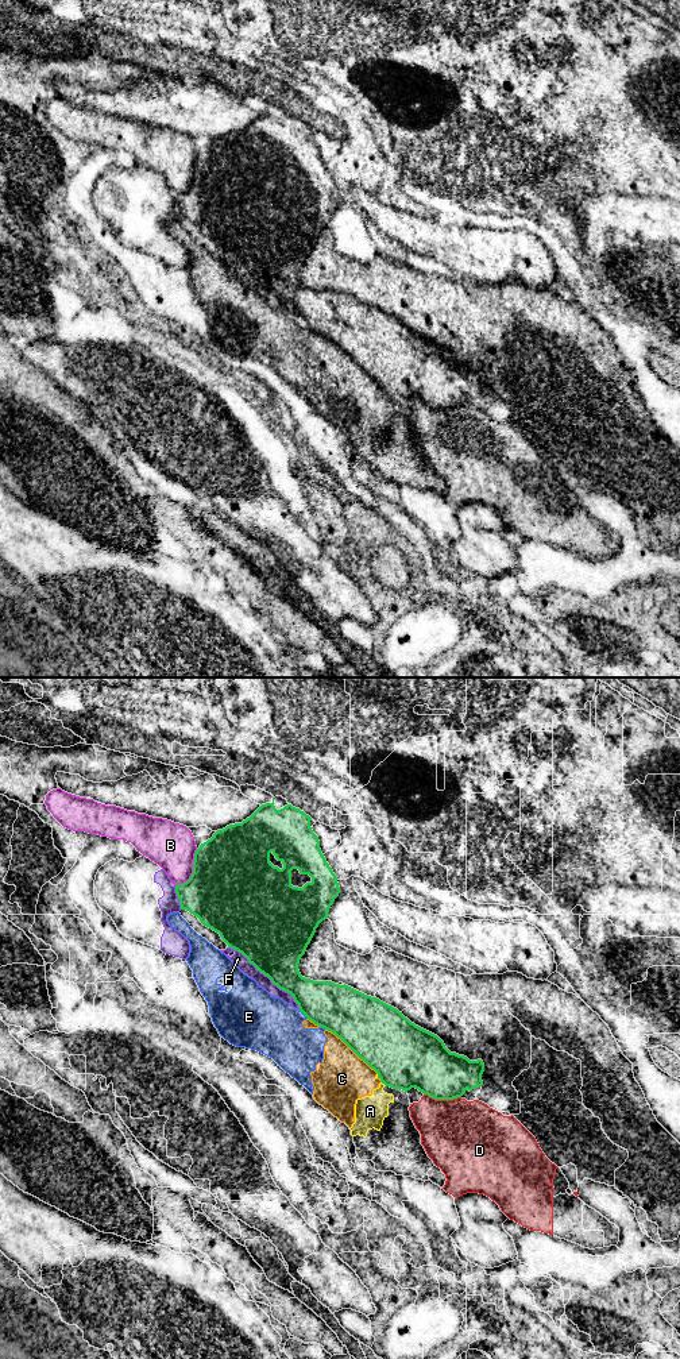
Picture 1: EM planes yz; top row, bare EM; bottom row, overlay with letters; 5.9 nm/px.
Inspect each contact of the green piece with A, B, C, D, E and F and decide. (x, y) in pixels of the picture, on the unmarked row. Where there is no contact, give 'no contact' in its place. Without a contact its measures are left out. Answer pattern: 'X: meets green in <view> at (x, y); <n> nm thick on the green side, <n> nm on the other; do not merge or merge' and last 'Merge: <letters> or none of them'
A: meets green in yz at (383, 392); 380 nm thick on the green side, 190 nm on the other; do not merge
B: meets green in yz at (193, 180); 500 nm thick on the green side, 280 nm on the other; do not merge
C: meets green in yz at (352, 359); 360 nm thick on the green side, 300 nm on the other; do not merge
D: meets green in yz at (443, 408); 320 nm thick on the green side, 440 nm on the other; do not merge
E: meets green in yz at (304, 323); 300 nm thick on the green side, 340 nm on the other; do not merge
F: meets green in yz at (267, 285); 420 nm thick on the green side, 80 nm on the other; do not merge
Merge: none of them

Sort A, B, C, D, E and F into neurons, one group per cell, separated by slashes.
A C E / B / D / F

